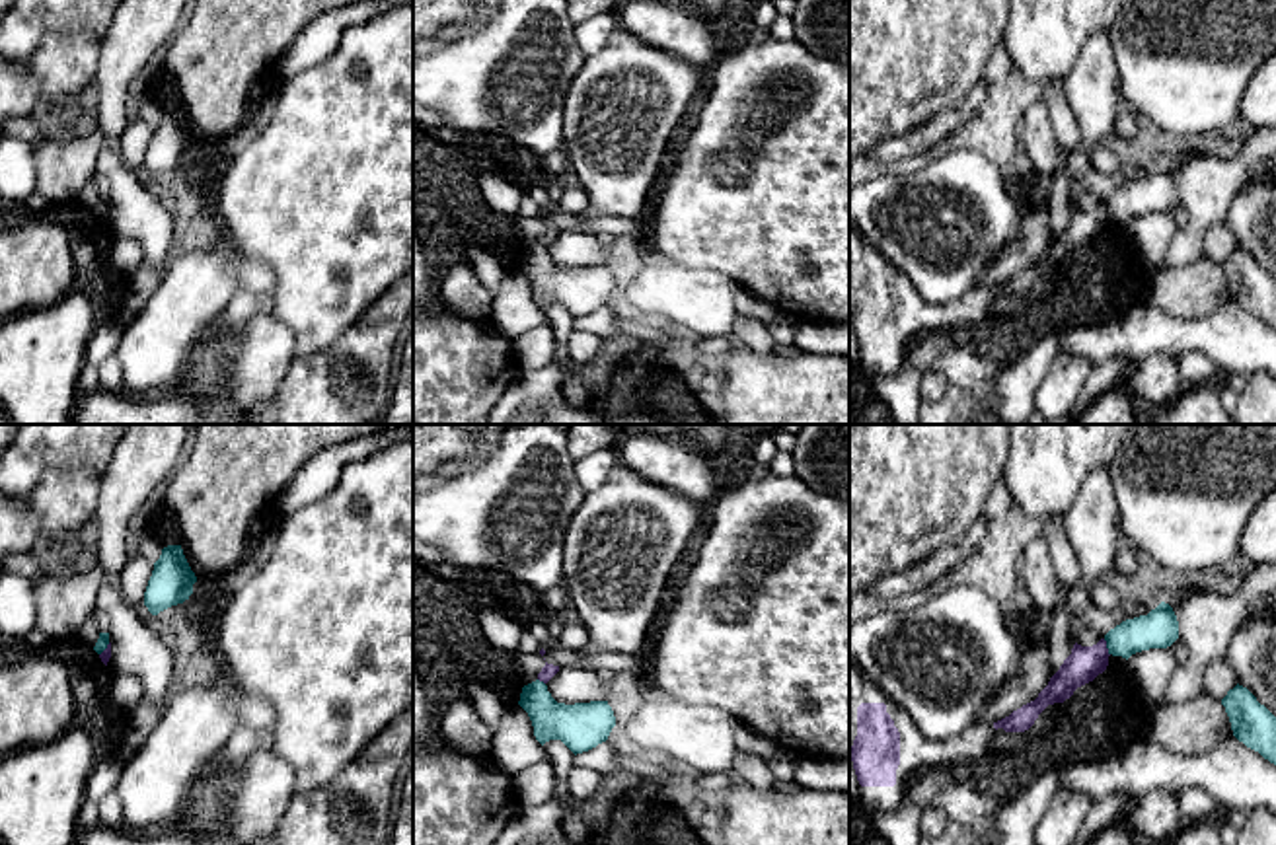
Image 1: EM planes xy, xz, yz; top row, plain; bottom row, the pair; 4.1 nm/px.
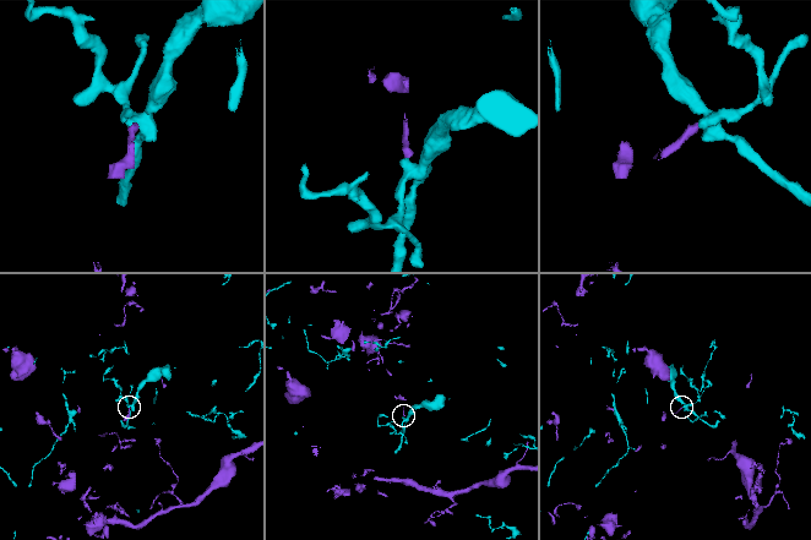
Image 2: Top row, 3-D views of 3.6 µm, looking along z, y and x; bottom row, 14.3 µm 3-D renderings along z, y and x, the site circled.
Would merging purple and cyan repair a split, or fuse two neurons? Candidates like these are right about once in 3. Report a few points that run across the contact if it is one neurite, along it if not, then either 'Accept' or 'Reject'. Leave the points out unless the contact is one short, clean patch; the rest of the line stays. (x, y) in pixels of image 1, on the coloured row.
Line: yz (1103, 639), (1109, 655). Reject

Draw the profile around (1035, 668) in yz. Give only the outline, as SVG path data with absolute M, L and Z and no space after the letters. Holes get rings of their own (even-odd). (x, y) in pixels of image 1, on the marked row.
M1048 643L1019 644L1019 668L1013 678L1001 683L988 703L982 724L994 724L1023 705L1034 701L1052 678L1056 658L1050 654Z

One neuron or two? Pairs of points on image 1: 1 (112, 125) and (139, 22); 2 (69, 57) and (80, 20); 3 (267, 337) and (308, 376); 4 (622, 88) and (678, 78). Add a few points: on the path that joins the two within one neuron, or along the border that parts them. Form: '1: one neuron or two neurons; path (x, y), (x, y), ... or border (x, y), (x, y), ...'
1: one neuron; path (112, 100), (112, 78), (127, 47)
2: two neurons; border (104, 32), (53, 34), (36, 53)
3: two neurons; border (293, 365), (277, 390)
4: one neuron; path (636, 88), (665, 84)

